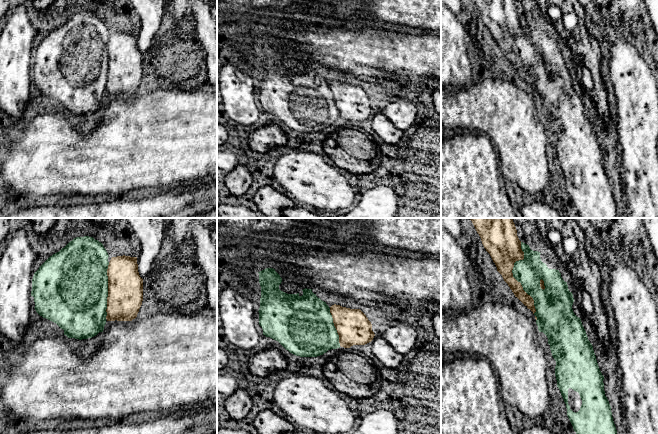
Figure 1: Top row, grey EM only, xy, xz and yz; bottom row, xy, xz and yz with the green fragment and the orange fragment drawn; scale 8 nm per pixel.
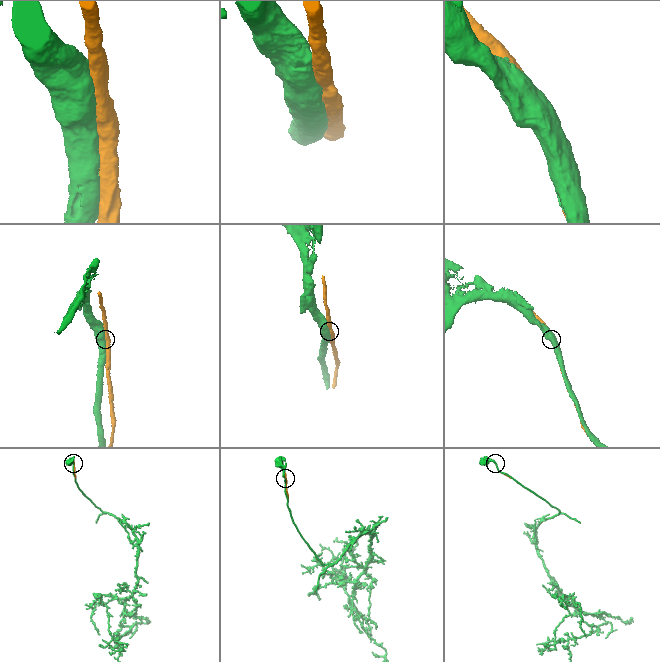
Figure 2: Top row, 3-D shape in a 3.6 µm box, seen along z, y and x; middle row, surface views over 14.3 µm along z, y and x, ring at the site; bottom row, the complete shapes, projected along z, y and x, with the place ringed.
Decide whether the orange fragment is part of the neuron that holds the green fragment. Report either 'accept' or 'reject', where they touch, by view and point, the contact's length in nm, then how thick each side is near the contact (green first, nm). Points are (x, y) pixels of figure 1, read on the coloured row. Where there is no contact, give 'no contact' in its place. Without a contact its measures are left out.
reject; meets green in yz at (513, 276); contact 600 nm long; 220 nm thick on the green side, 260 nm on the other

